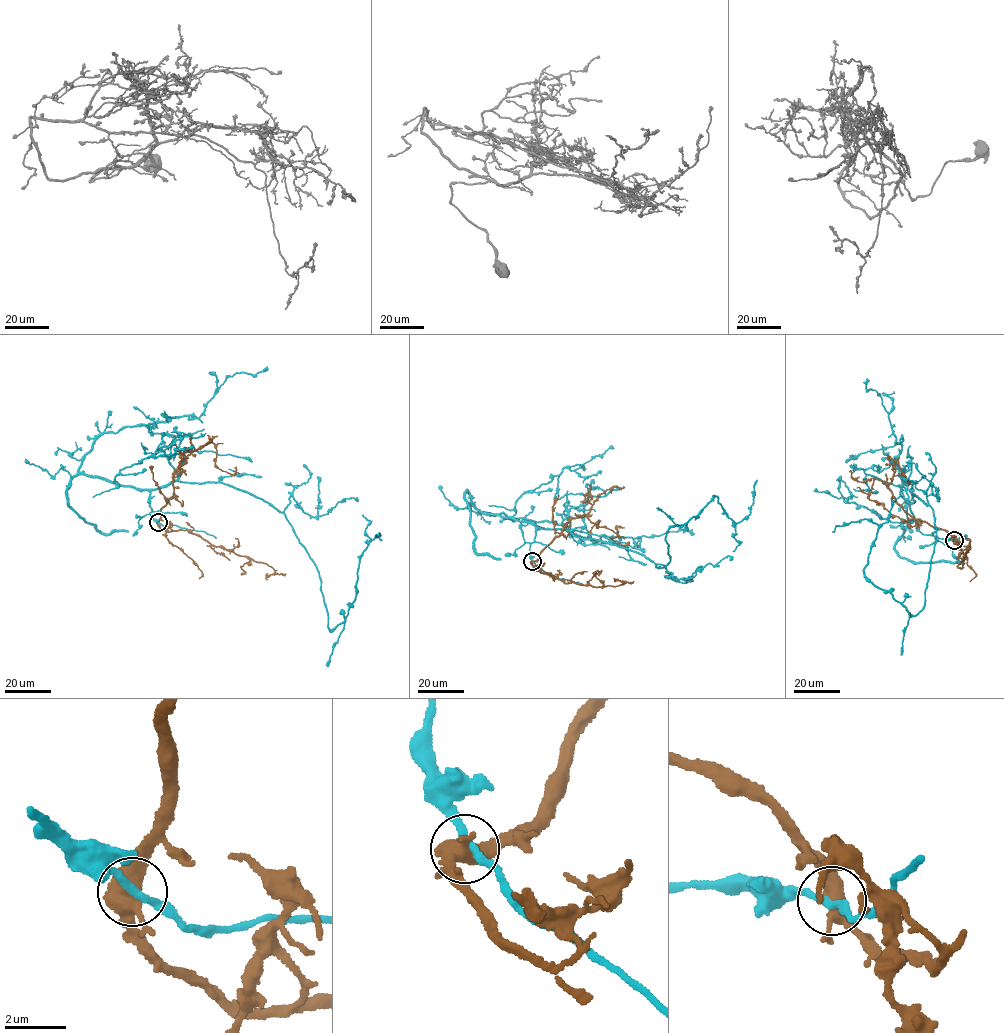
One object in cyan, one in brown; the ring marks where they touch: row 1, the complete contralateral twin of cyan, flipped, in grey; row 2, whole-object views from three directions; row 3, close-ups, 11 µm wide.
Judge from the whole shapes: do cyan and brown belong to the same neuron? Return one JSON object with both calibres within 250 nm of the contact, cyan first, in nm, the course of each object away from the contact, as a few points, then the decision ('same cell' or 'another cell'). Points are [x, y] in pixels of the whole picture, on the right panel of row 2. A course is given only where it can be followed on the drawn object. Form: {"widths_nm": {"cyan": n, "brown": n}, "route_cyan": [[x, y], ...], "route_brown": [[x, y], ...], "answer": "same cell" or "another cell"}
{"widths_nm": {"cyan": 240, "brown": 480}, "route_cyan": [[953, 539], [918, 528], [913, 494], [932, 509], [937, 537], [914, 615], [864, 575], [878, 525], [832, 531]], "route_brown": [[953, 539], [948, 532], [913, 518], [896, 501], [889, 488], [894, 461], [906, 476]], "answer": "another cell"}

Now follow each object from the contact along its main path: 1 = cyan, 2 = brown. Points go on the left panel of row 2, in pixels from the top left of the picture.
1: (158, 522), (150, 492), (176, 481), (264, 499), (316, 567), (331, 631), (355, 598), (359, 556), (381, 539)
2: (158, 522), (161, 509), (172, 497), (173, 476), (183, 458), (212, 443), (216, 466), (232, 474), (236, 466)

